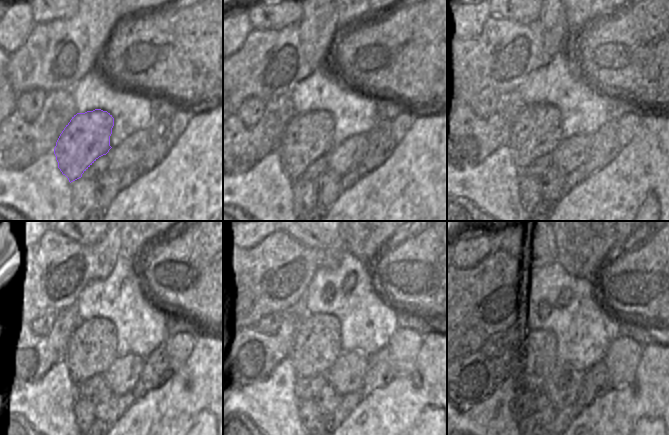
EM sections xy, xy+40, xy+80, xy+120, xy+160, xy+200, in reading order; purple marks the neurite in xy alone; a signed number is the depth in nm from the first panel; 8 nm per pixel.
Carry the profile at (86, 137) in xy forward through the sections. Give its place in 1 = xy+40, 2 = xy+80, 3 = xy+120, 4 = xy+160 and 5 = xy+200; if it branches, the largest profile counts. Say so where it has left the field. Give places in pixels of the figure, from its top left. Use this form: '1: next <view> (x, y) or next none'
1: next xy+40 (308, 136)
2: next xy+80 (537, 131)
3: next xy+120 (91, 351)
4: next xy+160 (316, 347)
5: next xy+200 (540, 360)

